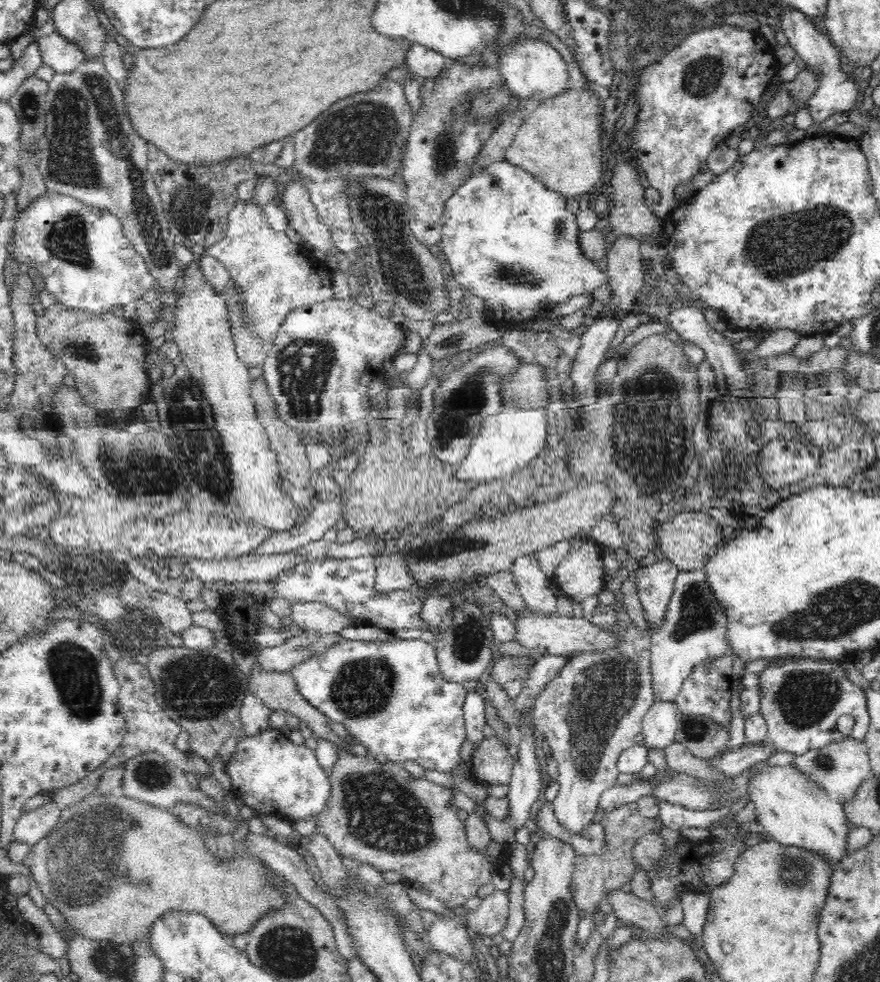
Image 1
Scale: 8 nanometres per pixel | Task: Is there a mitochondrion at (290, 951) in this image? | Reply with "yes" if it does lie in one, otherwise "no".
yes

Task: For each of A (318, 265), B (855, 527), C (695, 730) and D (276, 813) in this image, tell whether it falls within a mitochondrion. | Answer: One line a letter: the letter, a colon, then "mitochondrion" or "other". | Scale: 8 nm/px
A: other
B: other
C: mitochondrion
D: other

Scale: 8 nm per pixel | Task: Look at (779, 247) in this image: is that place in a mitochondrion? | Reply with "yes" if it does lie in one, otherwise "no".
yes

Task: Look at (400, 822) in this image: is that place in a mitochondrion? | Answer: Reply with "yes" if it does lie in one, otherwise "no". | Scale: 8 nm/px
yes

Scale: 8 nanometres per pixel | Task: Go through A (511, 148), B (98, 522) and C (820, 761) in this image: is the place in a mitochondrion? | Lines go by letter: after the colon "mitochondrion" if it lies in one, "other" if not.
A: other
B: other
C: mitochondrion

